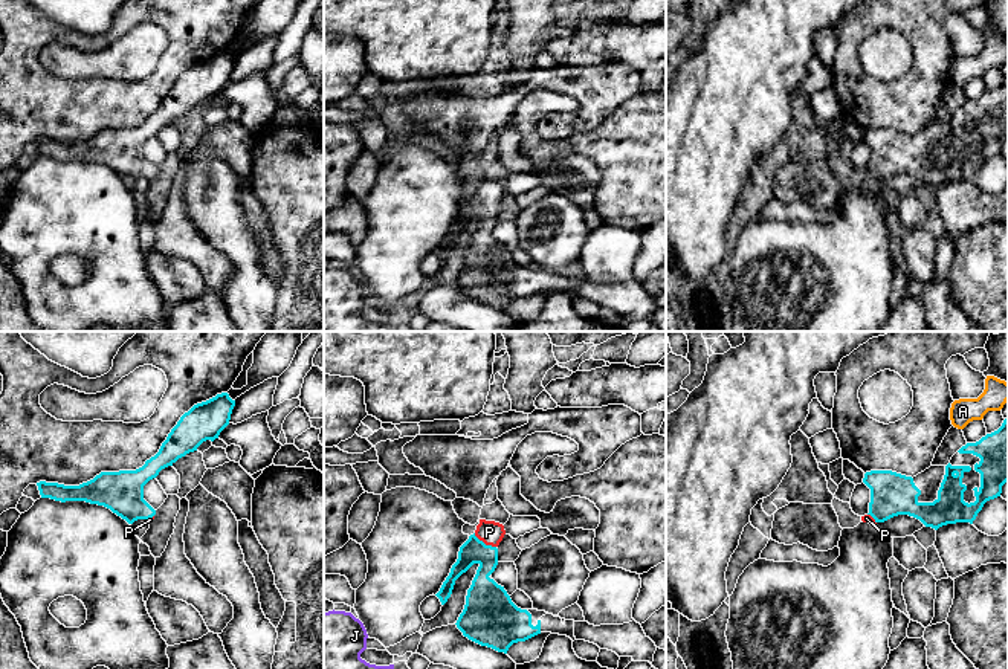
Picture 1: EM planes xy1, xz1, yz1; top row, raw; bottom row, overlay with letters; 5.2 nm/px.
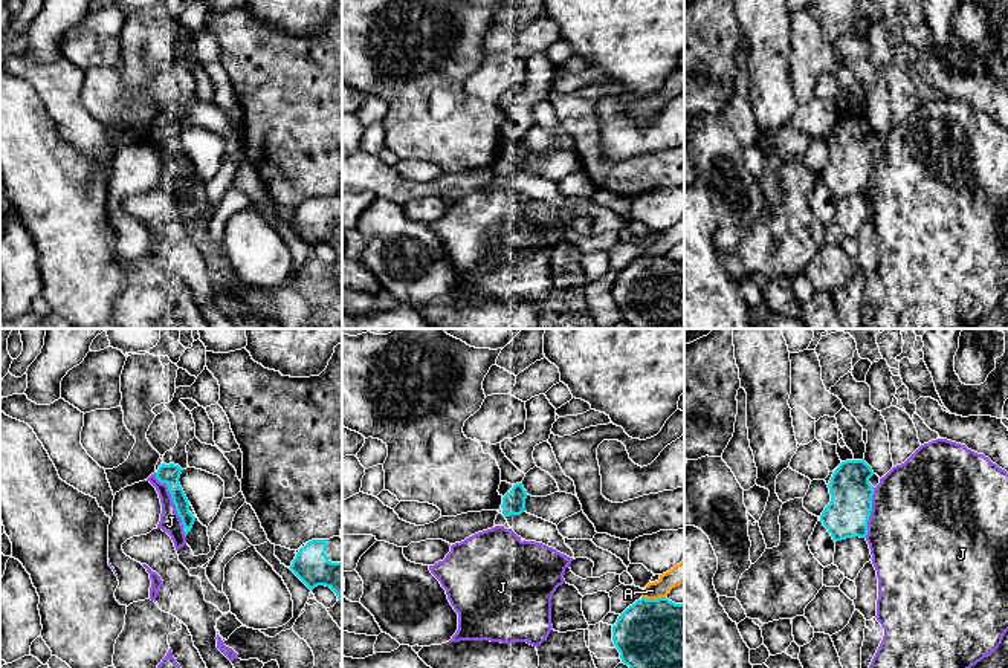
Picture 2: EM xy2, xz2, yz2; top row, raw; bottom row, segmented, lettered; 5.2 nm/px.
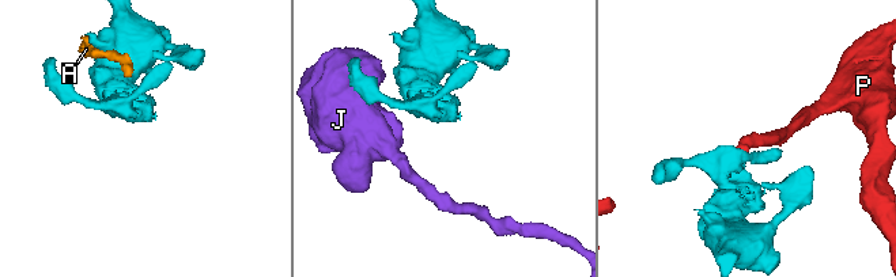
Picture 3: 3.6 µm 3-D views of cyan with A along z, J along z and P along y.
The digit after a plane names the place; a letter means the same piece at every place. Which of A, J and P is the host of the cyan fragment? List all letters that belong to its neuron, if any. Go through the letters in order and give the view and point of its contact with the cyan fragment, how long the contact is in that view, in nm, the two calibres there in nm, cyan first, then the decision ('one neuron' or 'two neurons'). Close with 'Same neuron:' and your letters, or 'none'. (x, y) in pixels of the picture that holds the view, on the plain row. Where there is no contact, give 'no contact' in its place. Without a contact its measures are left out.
A: meets cyan in xz2 at (654, 257); contact 130 nm long; 440 nm thick on the cyan side, 110 nm on the other; two neurons
J: meets cyan in xy2 at (174, 162); contact 380 nm long; 110 nm thick on the cyan side, 110 nm on the other; two neurons
P: meets cyan in xz1 at (483, 200); contact 140 nm long; 140 nm thick on the cyan side, 120 nm on the other; one neuron
Same neuron: P

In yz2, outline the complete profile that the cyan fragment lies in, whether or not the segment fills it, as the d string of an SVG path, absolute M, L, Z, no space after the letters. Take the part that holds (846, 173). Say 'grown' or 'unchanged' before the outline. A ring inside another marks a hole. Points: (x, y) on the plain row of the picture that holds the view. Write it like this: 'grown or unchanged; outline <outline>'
unchanged; outline M864 116L842 119L834 128L828 142L831 159L820 179L835 200L852 194L866 196L874 153L869 141L872 133Z

